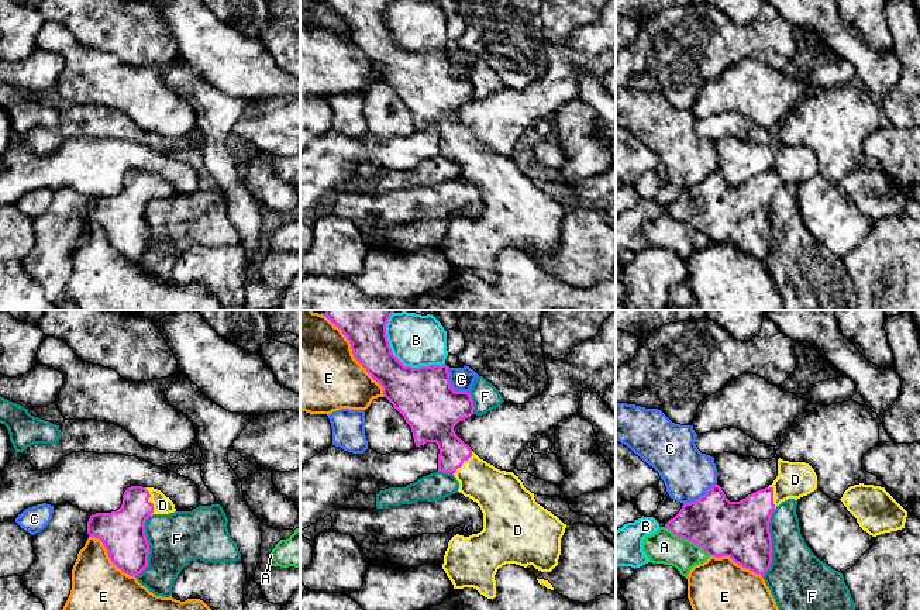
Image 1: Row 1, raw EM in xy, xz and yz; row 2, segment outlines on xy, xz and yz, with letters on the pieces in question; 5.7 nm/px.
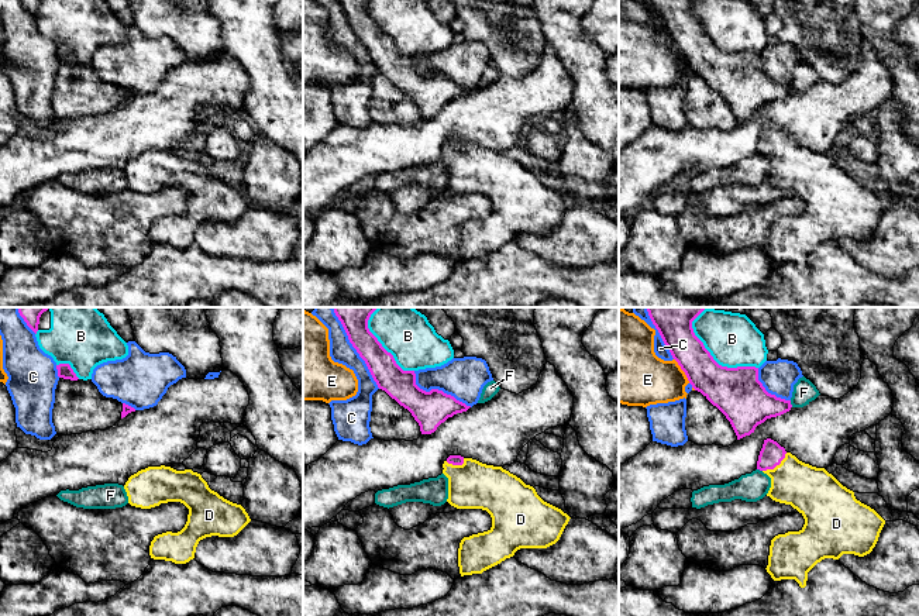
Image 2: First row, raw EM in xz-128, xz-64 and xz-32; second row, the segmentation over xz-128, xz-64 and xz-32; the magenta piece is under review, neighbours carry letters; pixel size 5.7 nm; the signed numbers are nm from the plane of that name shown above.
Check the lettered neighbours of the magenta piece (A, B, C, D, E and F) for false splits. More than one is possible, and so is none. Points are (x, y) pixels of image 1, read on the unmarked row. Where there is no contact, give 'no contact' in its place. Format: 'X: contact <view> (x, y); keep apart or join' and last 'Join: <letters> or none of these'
A: contact yz (688, 223); keep apart
B: contact xz (399, 45); keep apart
C: contact xz (450, 71); keep apart
D: contact xy (150, 186); join
E: contact xz (352, 38); keep apart
F: contact yz (771, 227); keep apart
Join: D

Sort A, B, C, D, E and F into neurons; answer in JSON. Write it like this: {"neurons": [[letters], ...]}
{"neurons": [["A"], ["B"], ["C"], ["D"], ["E"], ["F"]]}

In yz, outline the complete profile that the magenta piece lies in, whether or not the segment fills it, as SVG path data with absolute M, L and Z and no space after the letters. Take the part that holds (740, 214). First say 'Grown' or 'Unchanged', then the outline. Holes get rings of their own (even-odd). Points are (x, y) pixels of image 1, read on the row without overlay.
Grown. M778 144L778 161L772 169L748 179L740 186L730 186L721 172L714 169L700 183L683 187L680 196L665 213L703 232L710 241L730 241L735 248L764 261L772 248L772 223L769 207L775 193L788 183L800 183L817 173L817 159L806 147Z

